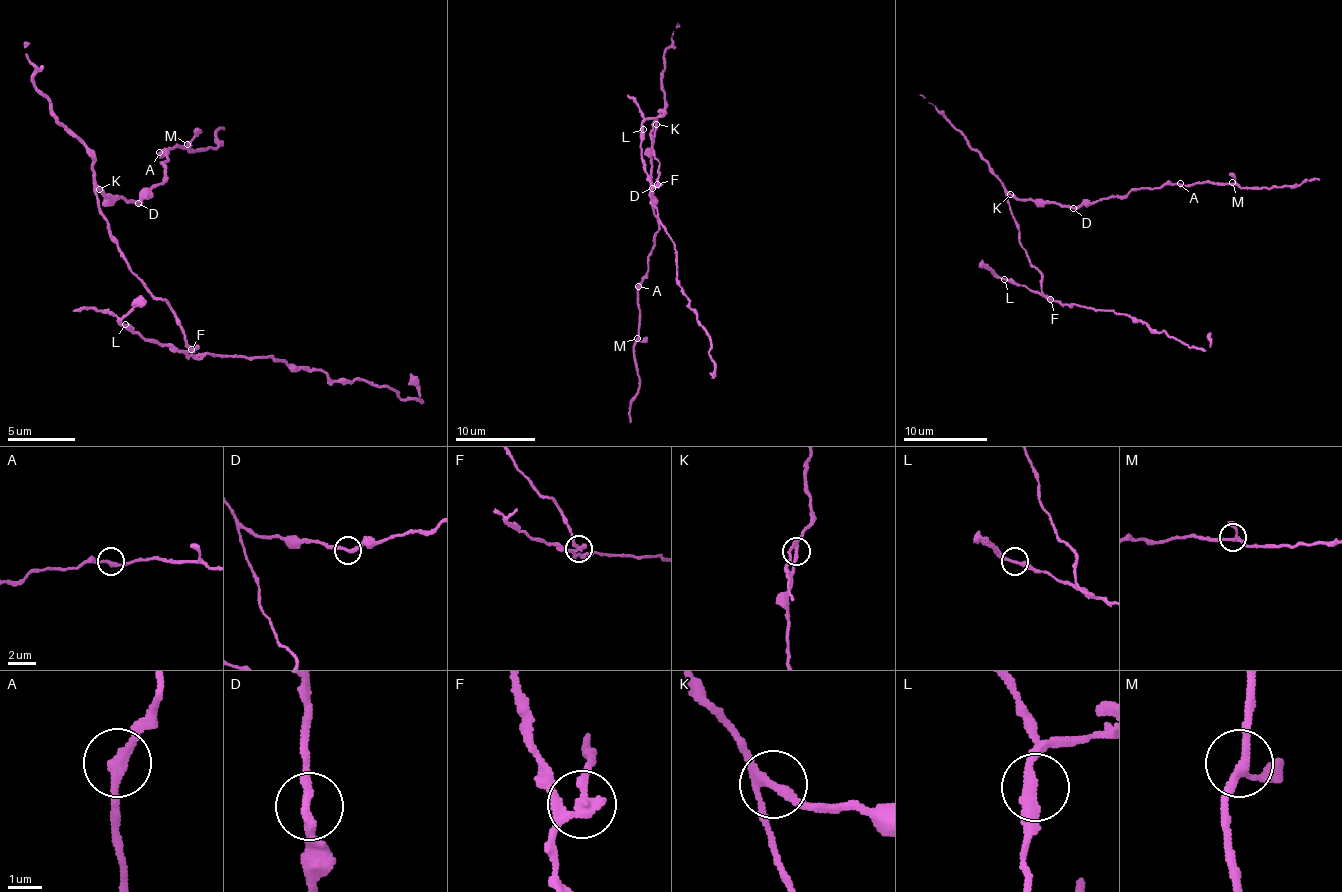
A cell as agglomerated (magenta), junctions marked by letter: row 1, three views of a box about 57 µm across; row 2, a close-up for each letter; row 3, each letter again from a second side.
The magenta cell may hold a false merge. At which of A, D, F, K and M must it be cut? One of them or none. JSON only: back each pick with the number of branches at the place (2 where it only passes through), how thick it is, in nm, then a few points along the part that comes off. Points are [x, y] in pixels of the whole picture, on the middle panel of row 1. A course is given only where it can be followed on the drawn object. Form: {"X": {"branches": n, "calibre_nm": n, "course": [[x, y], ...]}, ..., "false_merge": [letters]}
{"F": {"branches": 3, "calibre_nm": 240, "course": [[657, 184], [650, 202], [674, 243], [677, 281], [707, 336], [713, 374]]}, "false_merge": ["F"]}

